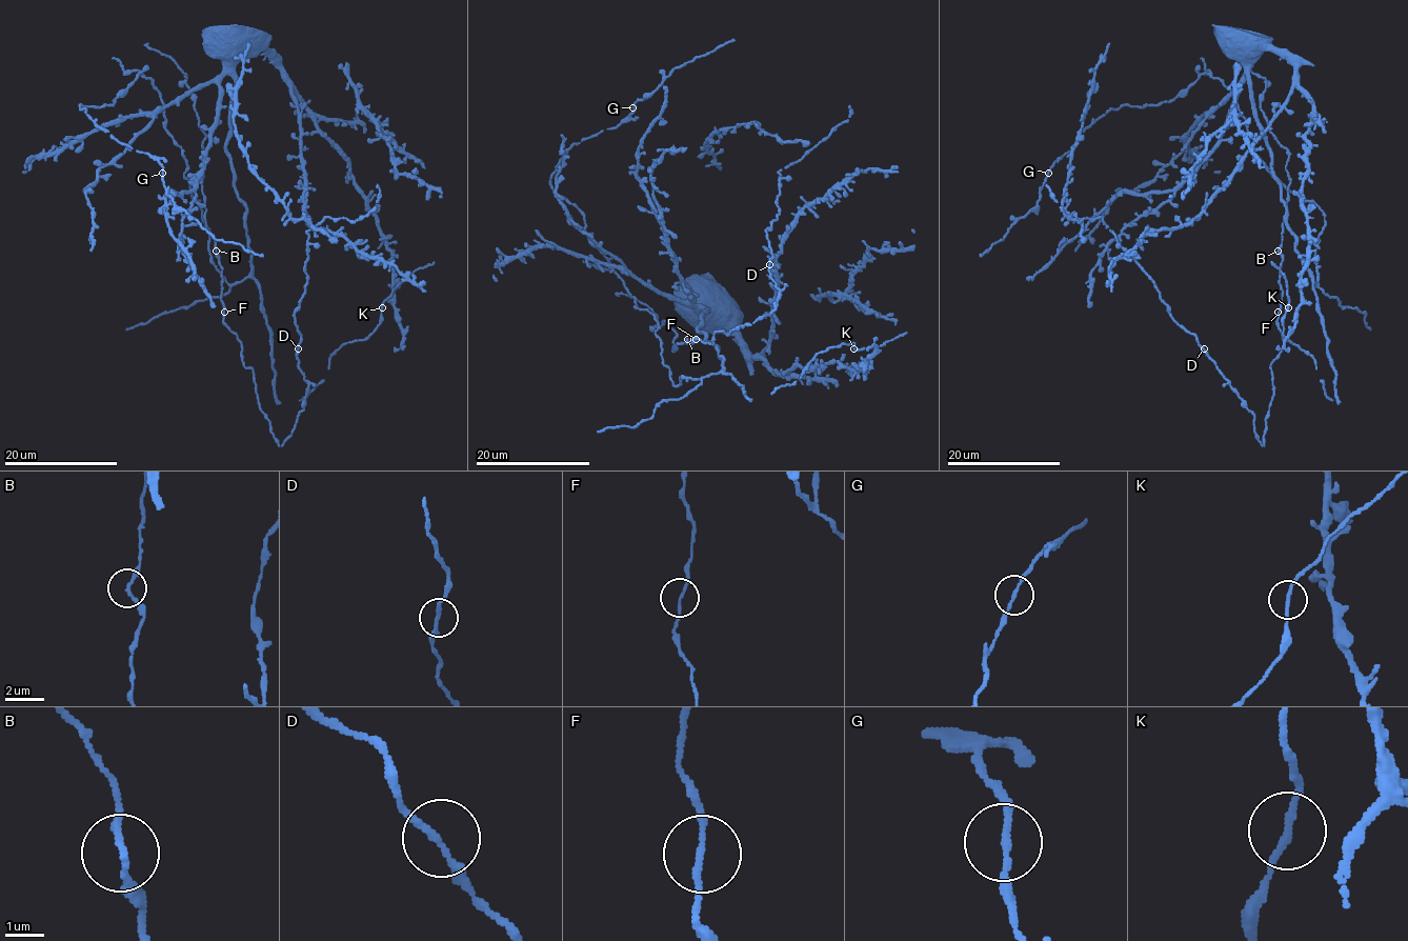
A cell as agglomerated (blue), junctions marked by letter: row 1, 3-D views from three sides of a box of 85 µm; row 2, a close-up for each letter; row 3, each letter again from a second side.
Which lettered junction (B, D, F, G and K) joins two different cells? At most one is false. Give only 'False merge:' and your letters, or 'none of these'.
False merge: none of these

